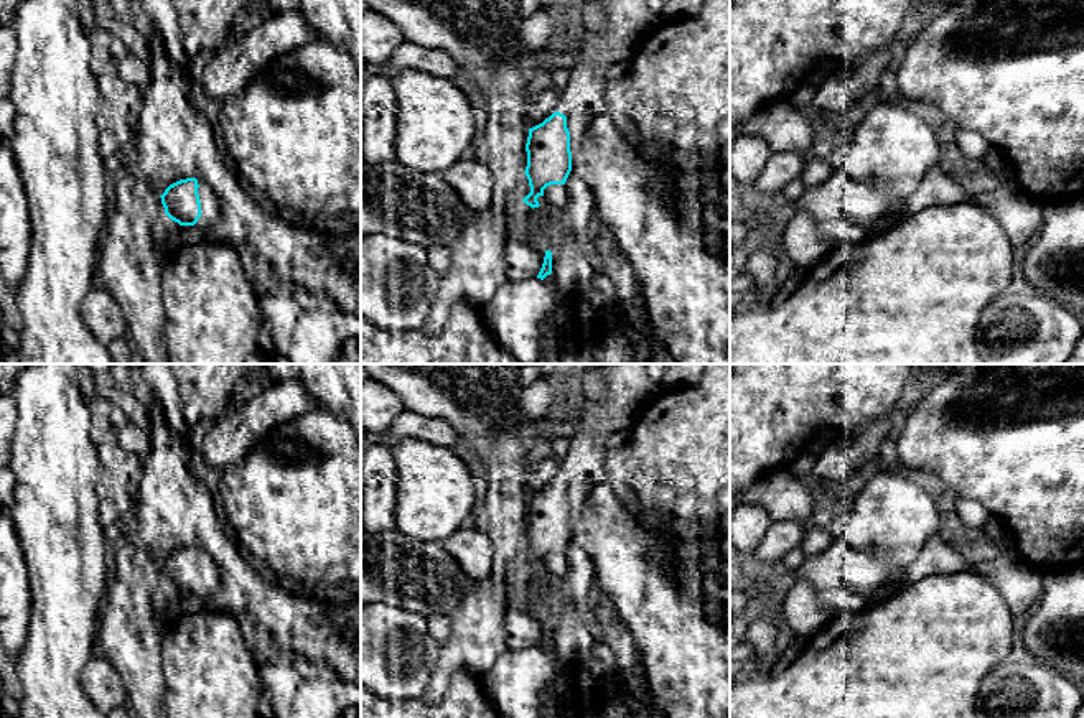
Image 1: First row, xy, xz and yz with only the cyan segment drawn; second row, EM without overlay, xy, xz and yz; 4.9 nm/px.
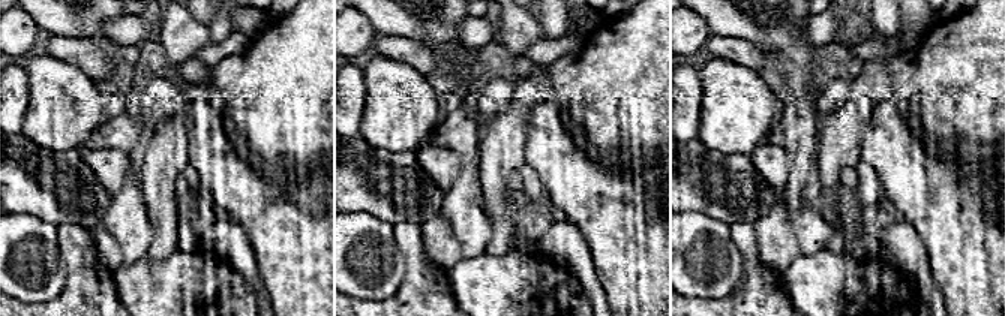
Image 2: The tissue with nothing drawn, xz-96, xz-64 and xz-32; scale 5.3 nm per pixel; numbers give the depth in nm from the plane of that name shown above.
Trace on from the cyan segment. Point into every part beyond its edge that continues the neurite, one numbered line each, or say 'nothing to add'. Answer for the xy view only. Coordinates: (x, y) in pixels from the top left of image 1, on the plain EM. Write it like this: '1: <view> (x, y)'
1: xy (210, 575)

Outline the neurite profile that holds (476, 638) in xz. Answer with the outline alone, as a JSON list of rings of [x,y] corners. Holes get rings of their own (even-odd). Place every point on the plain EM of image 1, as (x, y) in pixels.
[[[519,570],[504,580],[474,580],[471,593],[448,614],[450,637],[440,646],[422,700],[430,705],[440,703],[456,670],[486,674],[494,665],[499,654],[507,649],[502,629],[507,608],[549,616],[567,599],[565,580],[549,575],[532,578]]]

